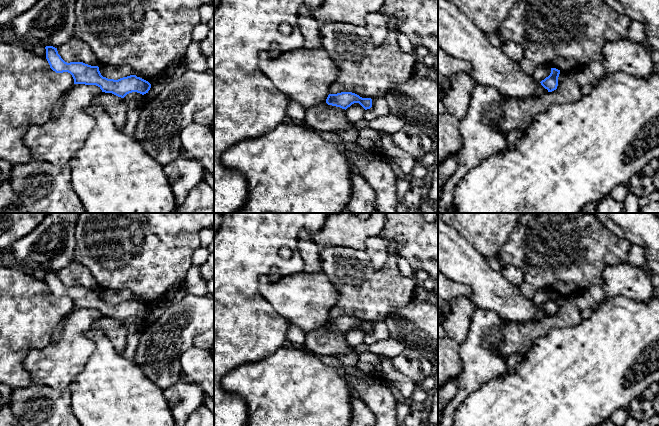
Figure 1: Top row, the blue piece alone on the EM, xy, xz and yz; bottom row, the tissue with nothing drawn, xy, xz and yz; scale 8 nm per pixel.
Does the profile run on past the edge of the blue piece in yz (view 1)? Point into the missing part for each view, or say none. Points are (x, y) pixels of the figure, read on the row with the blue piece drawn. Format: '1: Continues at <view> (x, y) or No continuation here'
1: No continuation here

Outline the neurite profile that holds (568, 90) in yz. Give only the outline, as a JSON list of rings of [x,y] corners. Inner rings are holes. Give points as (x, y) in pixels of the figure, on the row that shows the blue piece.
[[[560,72],[556,90],[546,92],[541,96],[522,99],[510,97],[504,100],[502,102],[503,118],[499,122],[498,130],[508,133],[518,129],[526,134],[533,119],[550,105],[574,103],[580,100],[582,96],[575,73]]]

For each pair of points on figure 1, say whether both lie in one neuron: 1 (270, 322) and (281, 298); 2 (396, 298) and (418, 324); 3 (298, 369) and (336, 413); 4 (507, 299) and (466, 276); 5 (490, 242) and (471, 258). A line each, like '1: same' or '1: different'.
1: different
2: different
3: same
4: same
5: different

